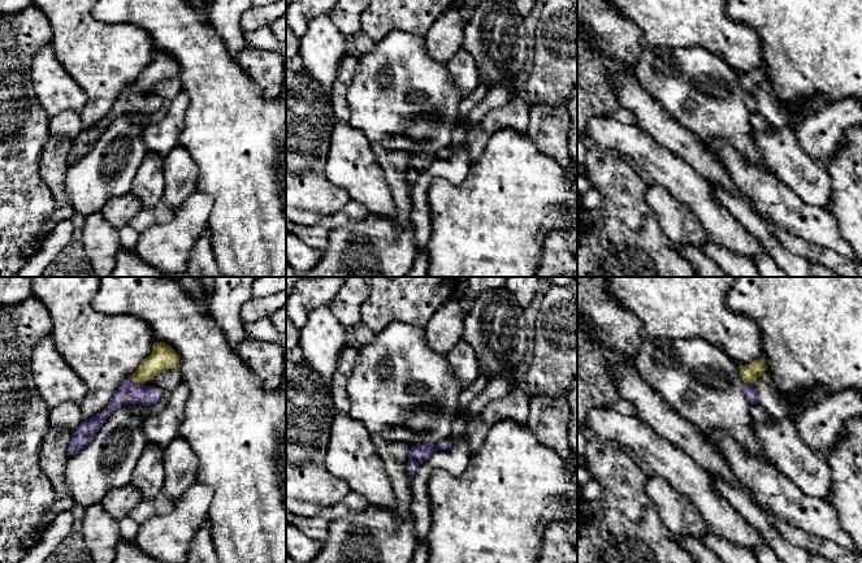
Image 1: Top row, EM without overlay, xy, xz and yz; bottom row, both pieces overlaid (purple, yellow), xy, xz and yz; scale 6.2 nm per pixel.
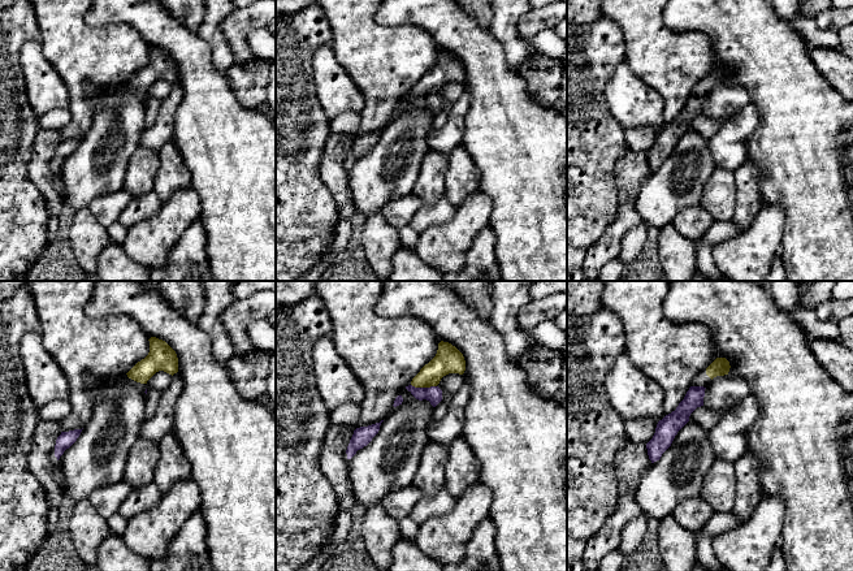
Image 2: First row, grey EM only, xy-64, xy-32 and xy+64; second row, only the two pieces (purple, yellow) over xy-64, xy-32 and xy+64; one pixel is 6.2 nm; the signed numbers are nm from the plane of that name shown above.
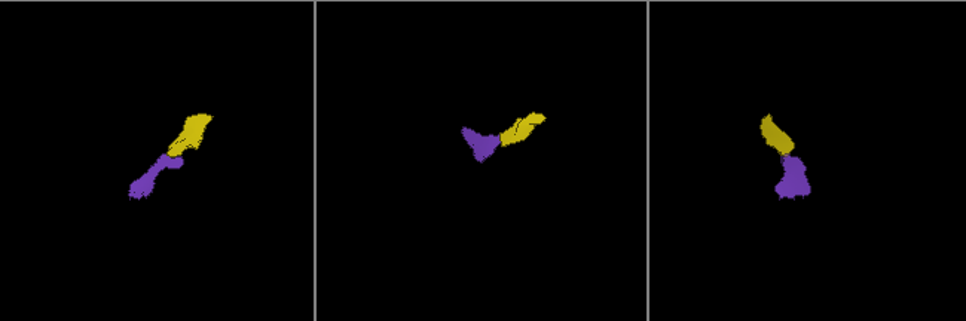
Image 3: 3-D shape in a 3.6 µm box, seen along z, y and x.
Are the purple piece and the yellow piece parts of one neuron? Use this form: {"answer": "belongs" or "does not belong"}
{"answer": "belongs"}

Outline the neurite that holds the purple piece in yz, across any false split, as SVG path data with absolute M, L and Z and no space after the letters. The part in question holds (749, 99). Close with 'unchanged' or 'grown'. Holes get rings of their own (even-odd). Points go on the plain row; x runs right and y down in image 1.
M759 66L750 73L738 74L740 83L744 94L744 103L750 113L758 112L758 101L753 91L767 79L767 73L764 66Z; grown

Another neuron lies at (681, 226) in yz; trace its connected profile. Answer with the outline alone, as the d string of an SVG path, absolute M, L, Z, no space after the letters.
M658 183L647 185L645 200L655 213L662 231L672 246L703 247L707 234L699 218L666 187Z

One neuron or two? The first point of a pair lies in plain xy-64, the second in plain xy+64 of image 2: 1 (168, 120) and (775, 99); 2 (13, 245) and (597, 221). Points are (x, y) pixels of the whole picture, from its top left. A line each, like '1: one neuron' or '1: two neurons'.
1: two neurons
2: one neuron

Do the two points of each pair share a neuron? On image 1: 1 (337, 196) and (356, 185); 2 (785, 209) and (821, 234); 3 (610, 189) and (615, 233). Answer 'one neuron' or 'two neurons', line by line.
1: two neurons
2: one neuron
3: one neuron

